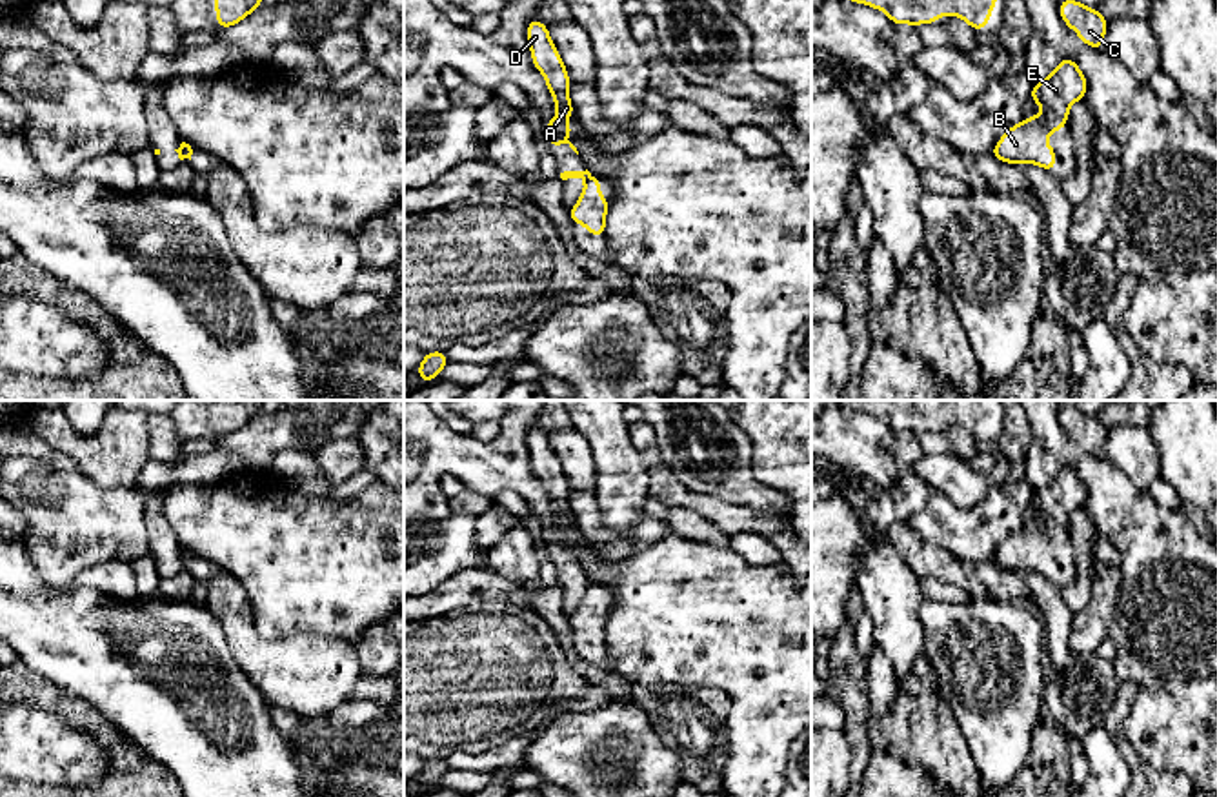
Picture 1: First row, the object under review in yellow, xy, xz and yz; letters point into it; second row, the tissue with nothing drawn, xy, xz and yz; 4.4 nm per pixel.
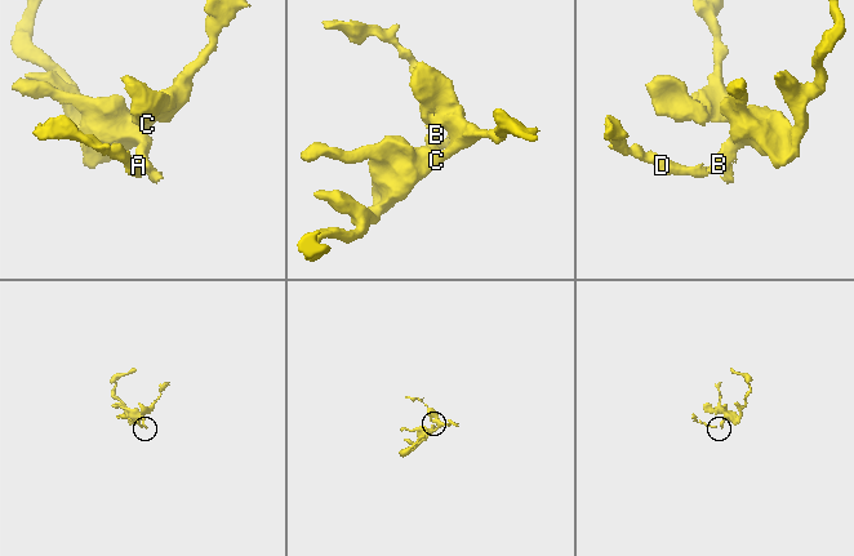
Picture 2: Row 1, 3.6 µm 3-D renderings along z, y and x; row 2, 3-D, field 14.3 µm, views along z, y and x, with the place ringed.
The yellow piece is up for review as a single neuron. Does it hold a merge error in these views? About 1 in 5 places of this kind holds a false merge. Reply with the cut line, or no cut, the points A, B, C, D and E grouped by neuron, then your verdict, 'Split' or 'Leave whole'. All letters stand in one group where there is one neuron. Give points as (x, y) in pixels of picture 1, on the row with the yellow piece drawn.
Split along yz (994, 148), (1001, 159). Groups: A D / B C E. Split

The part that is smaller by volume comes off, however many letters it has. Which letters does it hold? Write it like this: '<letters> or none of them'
A, D

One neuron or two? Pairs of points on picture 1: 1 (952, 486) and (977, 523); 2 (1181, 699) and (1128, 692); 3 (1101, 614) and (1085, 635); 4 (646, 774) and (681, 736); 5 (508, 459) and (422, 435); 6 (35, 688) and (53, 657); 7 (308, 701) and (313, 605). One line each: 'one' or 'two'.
1: two
2: two
3: one
4: two
5: one
6: two
7: two

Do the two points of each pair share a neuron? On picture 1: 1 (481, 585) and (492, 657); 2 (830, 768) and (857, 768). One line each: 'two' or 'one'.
1: two
2: two

